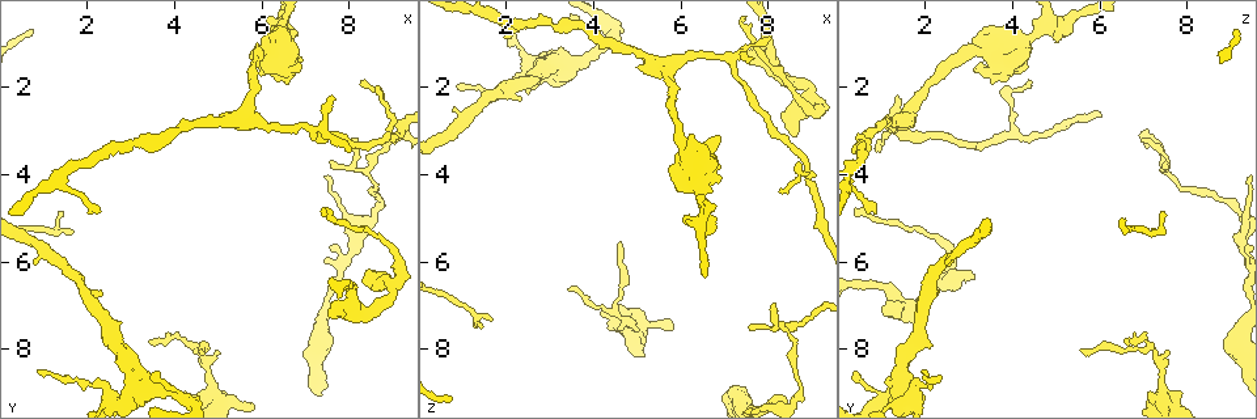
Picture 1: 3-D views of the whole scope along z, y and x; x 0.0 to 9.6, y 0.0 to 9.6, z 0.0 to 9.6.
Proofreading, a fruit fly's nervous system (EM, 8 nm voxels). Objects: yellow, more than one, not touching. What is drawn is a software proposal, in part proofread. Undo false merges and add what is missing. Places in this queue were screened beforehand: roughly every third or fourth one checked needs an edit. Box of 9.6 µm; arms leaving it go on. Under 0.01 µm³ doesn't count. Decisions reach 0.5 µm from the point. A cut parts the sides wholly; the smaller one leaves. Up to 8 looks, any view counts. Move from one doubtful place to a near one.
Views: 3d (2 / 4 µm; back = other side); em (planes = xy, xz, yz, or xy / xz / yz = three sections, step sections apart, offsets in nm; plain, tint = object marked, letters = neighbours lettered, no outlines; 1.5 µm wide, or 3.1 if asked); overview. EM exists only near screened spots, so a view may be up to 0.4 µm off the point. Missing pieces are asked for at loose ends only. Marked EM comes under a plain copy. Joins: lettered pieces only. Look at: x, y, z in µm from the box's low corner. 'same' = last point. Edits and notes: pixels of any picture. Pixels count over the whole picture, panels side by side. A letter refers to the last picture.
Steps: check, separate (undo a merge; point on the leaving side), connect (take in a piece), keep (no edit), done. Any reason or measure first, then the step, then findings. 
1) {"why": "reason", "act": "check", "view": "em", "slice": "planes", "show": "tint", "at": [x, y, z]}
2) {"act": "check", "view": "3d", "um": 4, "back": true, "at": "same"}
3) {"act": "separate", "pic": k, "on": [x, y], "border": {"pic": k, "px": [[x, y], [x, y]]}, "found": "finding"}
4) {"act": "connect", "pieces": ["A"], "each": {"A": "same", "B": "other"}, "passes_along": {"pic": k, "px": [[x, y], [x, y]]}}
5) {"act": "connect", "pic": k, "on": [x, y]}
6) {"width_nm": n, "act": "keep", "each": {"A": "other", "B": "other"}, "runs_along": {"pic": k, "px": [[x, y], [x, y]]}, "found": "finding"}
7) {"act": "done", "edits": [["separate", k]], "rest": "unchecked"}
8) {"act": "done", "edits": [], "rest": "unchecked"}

{"why": "an open end", "act": "check", "view": "3d", "um": 4, "at": [8.65, 6.45, 3.10]}

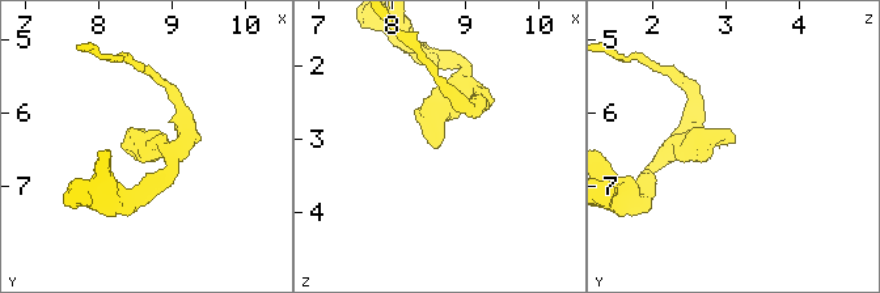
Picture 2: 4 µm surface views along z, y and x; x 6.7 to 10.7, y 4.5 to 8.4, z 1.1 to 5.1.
{"act": "check", "view": "em", "slice": "planes", "show": "letters", "at": [8.65, 6.40, 3.10]}

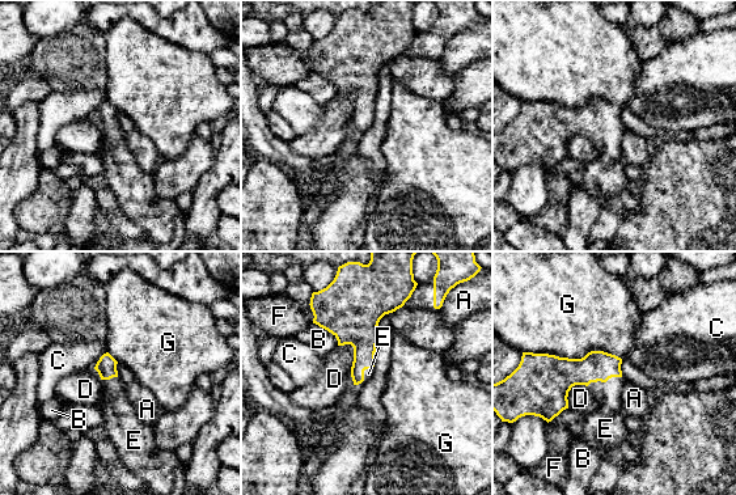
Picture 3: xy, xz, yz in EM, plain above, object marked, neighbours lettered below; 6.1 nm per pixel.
{"act": "connect", "pieces": ["E"], "each": {"A": "other", "B": "other", "C": "other", "D": "other", "E": "same", "F": "other", "G": "other"}, "passes_along": {"pic": 3, "px": [[596, 366], [604, 381], [608, 422]]}, "found": "it goes on there"}

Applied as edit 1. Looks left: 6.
{"why": "thin end", "act": "check", "view": "3d", "um": 4, "back": true, "at": [7.60, 3.70, 7.45]}

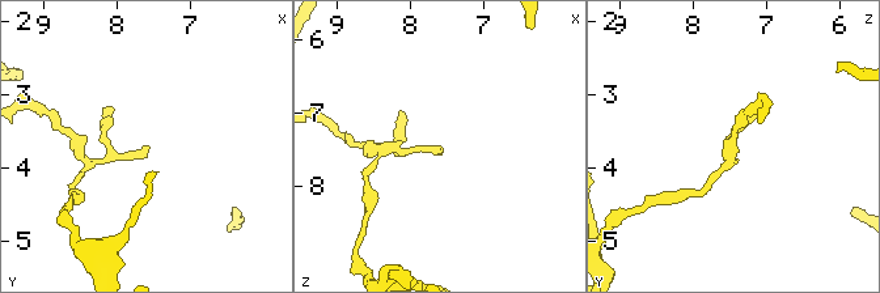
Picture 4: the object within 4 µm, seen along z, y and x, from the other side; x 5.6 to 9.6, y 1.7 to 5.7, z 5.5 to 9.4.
{"why": "need the tissue", "act": "check", "view": "em", "slice": "xy", "step": 4, "show": "letters", "at": [7.55, 3.70, 7.50]}

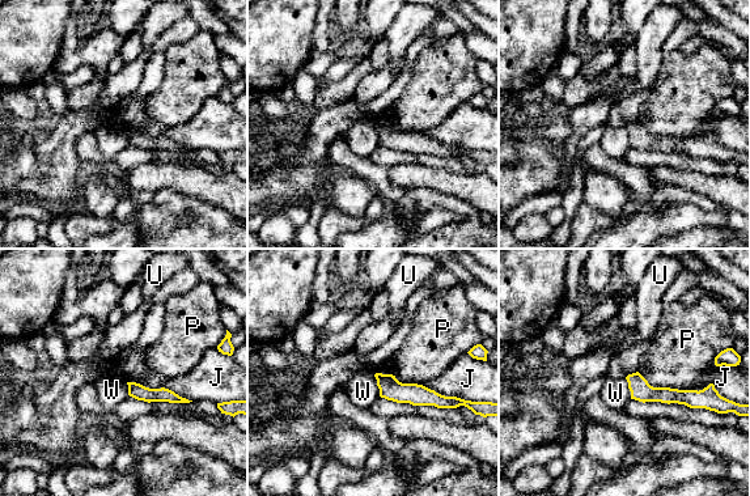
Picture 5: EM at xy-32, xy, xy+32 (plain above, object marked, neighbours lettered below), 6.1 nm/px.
{"why": "another direction", "act": "check", "view": "em", "slice": "planes", "show": "letters", "at": "same"}

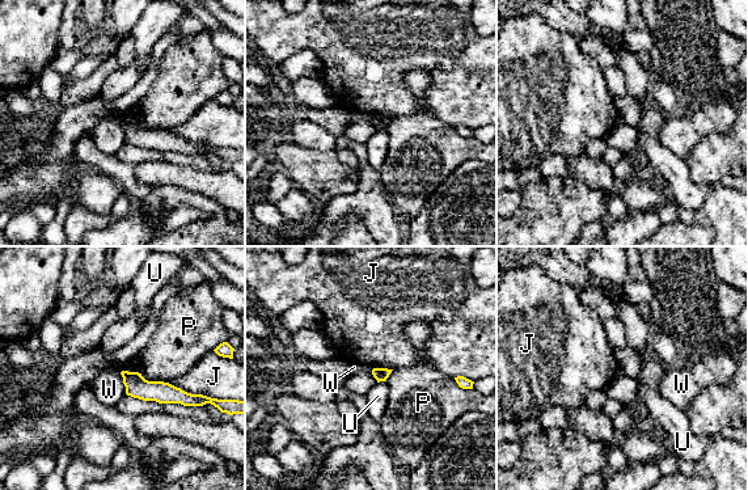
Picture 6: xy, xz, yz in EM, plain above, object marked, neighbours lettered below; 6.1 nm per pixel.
{"act": "keep", "each": {"J": "other", "P": "other", "U": "other", "W": "other"}, "runs_along": {"pic": 6, "px": [[125, 374], [146, 391], [193, 400]]}, "found": "no lettered piece goes on from it"}

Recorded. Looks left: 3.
{"why": "three arms meet", "act": "check", "view": "3d", "um": 2, "at": [5.70, 2.70, 1.65]}

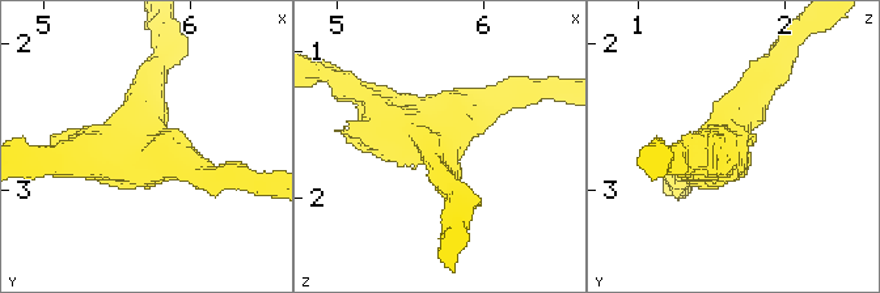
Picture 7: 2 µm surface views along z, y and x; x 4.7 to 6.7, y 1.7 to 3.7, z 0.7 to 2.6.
{"act": "check", "view": "em", "slice": "planes", "show": "letters", "at": [5.68, 2.66, 1.60]}

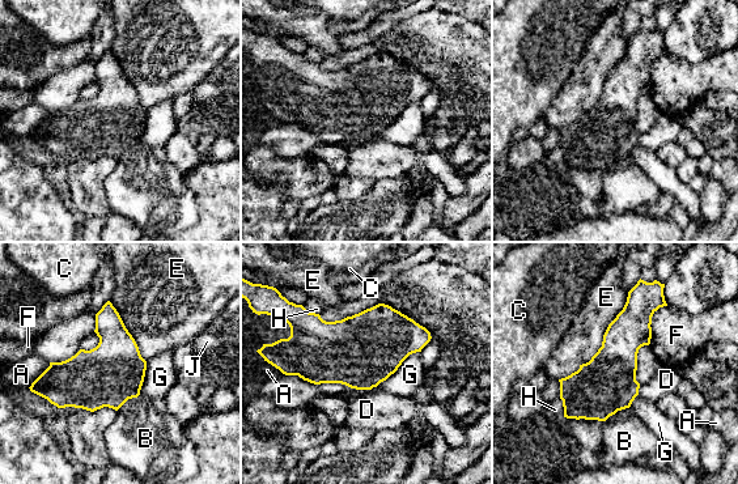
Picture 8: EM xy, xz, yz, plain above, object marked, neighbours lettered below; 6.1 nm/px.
{"width_nm": 360, "longest_contact_nm": ["E", 700], "act": "keep", "each": {"A": "other", "B": "other", "C": "other", "D": "other", "E": "other", "F": "other", "G": "other", "H": "other", "J": "other"}, "found": "continuous, no second neuron"}

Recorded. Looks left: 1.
{"act": "done", "edits": [["connect", 3]], "rest": "unchecked"}

